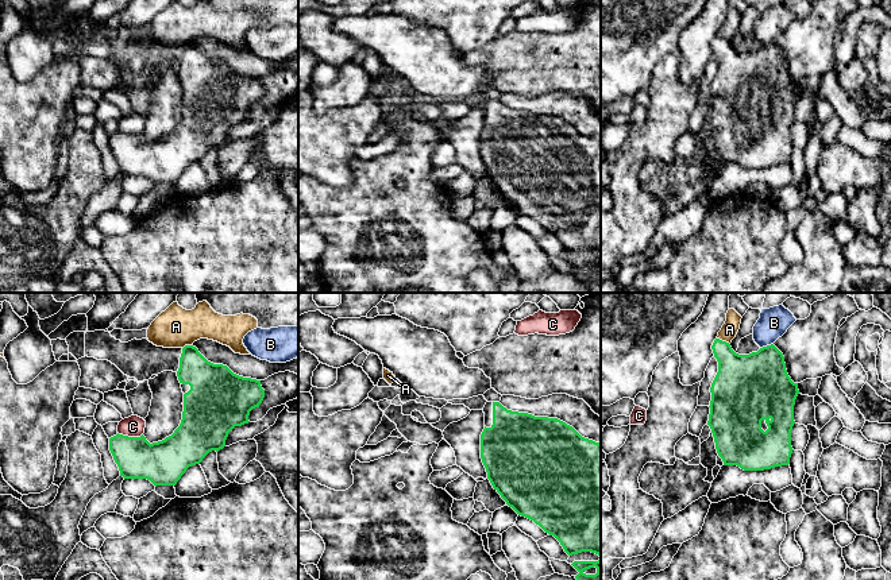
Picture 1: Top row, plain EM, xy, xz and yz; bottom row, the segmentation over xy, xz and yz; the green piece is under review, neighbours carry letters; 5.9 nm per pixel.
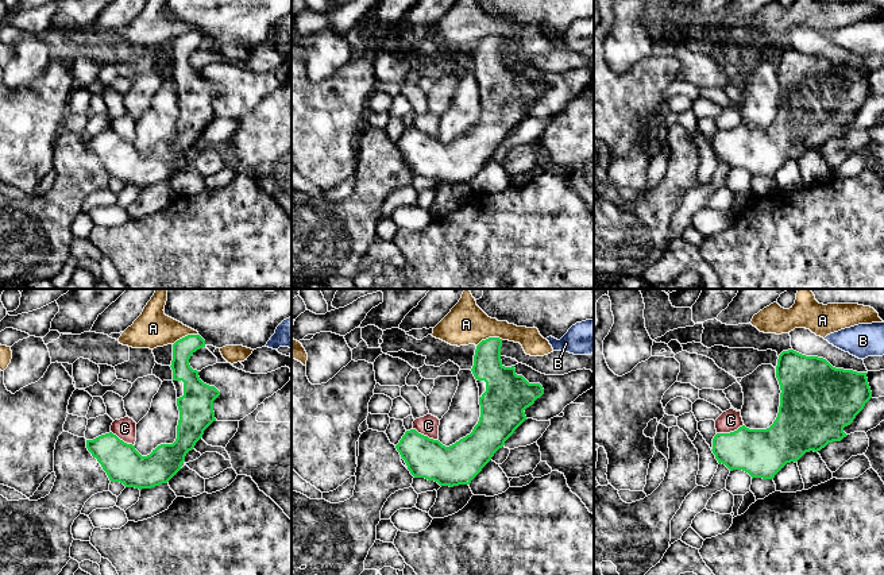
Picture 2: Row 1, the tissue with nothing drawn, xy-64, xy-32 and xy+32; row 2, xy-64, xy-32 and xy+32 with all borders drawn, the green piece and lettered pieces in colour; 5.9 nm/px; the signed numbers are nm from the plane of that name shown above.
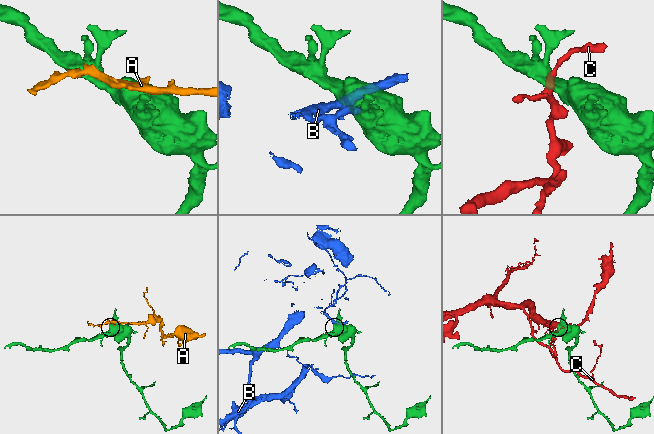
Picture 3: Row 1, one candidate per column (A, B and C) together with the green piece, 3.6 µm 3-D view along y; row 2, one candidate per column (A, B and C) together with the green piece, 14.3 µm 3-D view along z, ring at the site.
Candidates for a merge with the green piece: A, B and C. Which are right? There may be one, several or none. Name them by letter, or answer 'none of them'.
none of them

